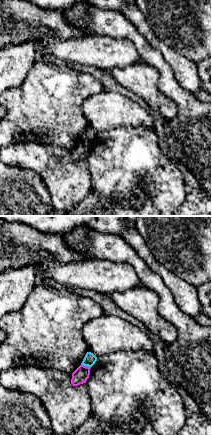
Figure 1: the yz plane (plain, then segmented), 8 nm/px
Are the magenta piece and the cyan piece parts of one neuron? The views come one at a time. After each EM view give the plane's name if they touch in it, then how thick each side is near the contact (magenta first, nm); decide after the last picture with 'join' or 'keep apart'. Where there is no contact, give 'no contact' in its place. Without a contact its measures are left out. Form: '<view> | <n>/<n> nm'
yz | 120/100 nm

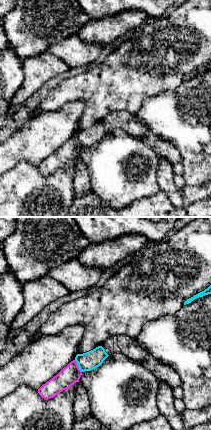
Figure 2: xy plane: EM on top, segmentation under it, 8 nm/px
xy | 160/150 nm

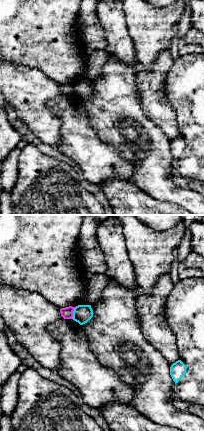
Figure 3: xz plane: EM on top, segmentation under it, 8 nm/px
xz | 100/150 nm

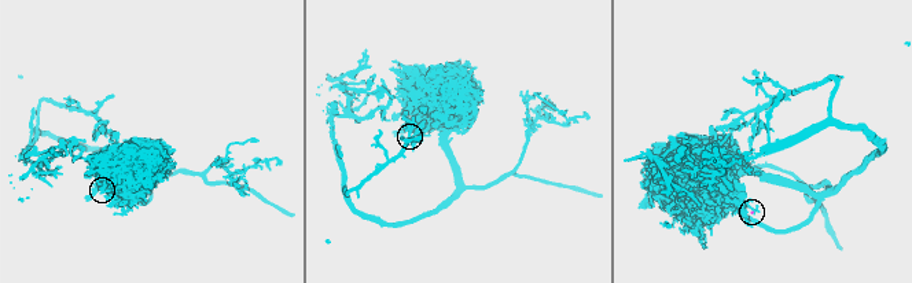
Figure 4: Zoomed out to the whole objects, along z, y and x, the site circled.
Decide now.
keep apart

